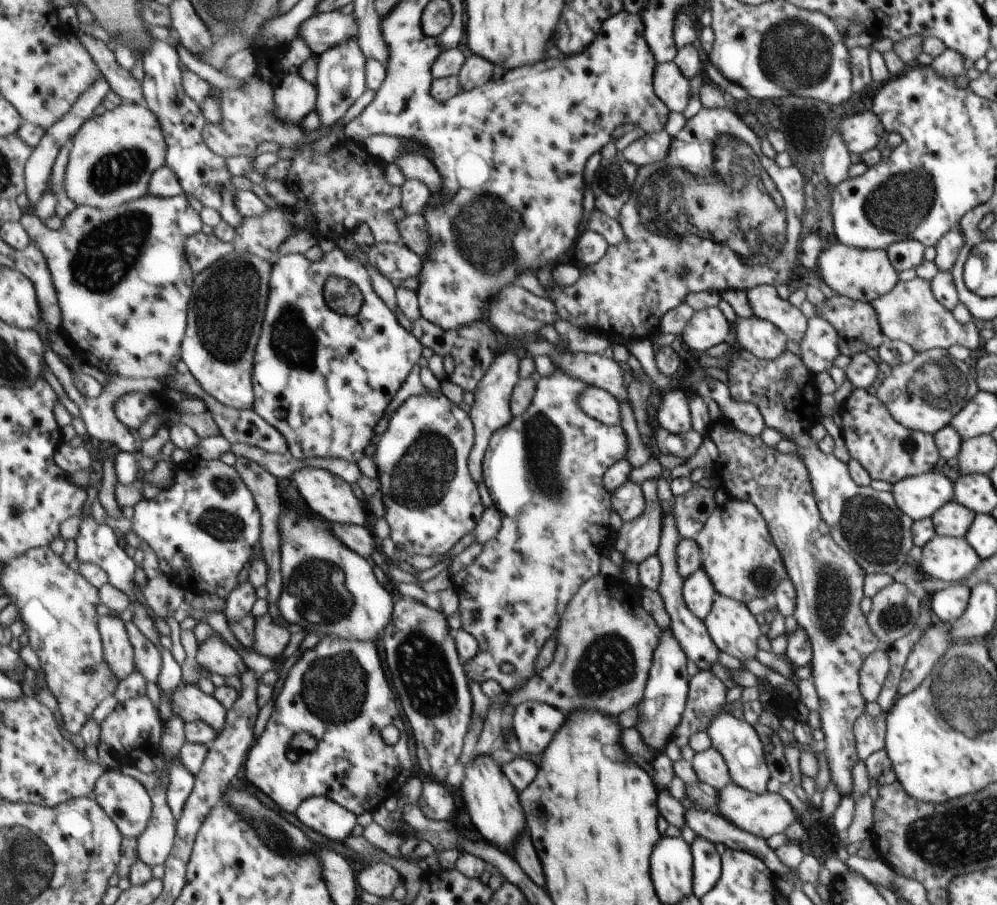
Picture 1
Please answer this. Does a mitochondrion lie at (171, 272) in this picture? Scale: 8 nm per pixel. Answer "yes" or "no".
no

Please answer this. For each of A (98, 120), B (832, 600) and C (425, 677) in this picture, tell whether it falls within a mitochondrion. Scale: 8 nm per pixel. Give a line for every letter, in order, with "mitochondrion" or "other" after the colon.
A: other
B: mitochondrion
C: mitochondrion

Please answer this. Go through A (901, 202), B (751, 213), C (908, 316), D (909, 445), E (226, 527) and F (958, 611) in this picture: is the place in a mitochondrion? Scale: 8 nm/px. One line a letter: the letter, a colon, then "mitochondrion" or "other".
A: mitochondrion
B: mitochondrion
C: mitochondrion
D: mitochondrion
E: mitochondrion
F: other

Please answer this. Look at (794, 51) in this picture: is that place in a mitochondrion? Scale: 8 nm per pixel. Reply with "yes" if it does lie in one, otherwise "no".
yes

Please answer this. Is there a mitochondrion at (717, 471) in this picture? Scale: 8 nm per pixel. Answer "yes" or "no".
no

